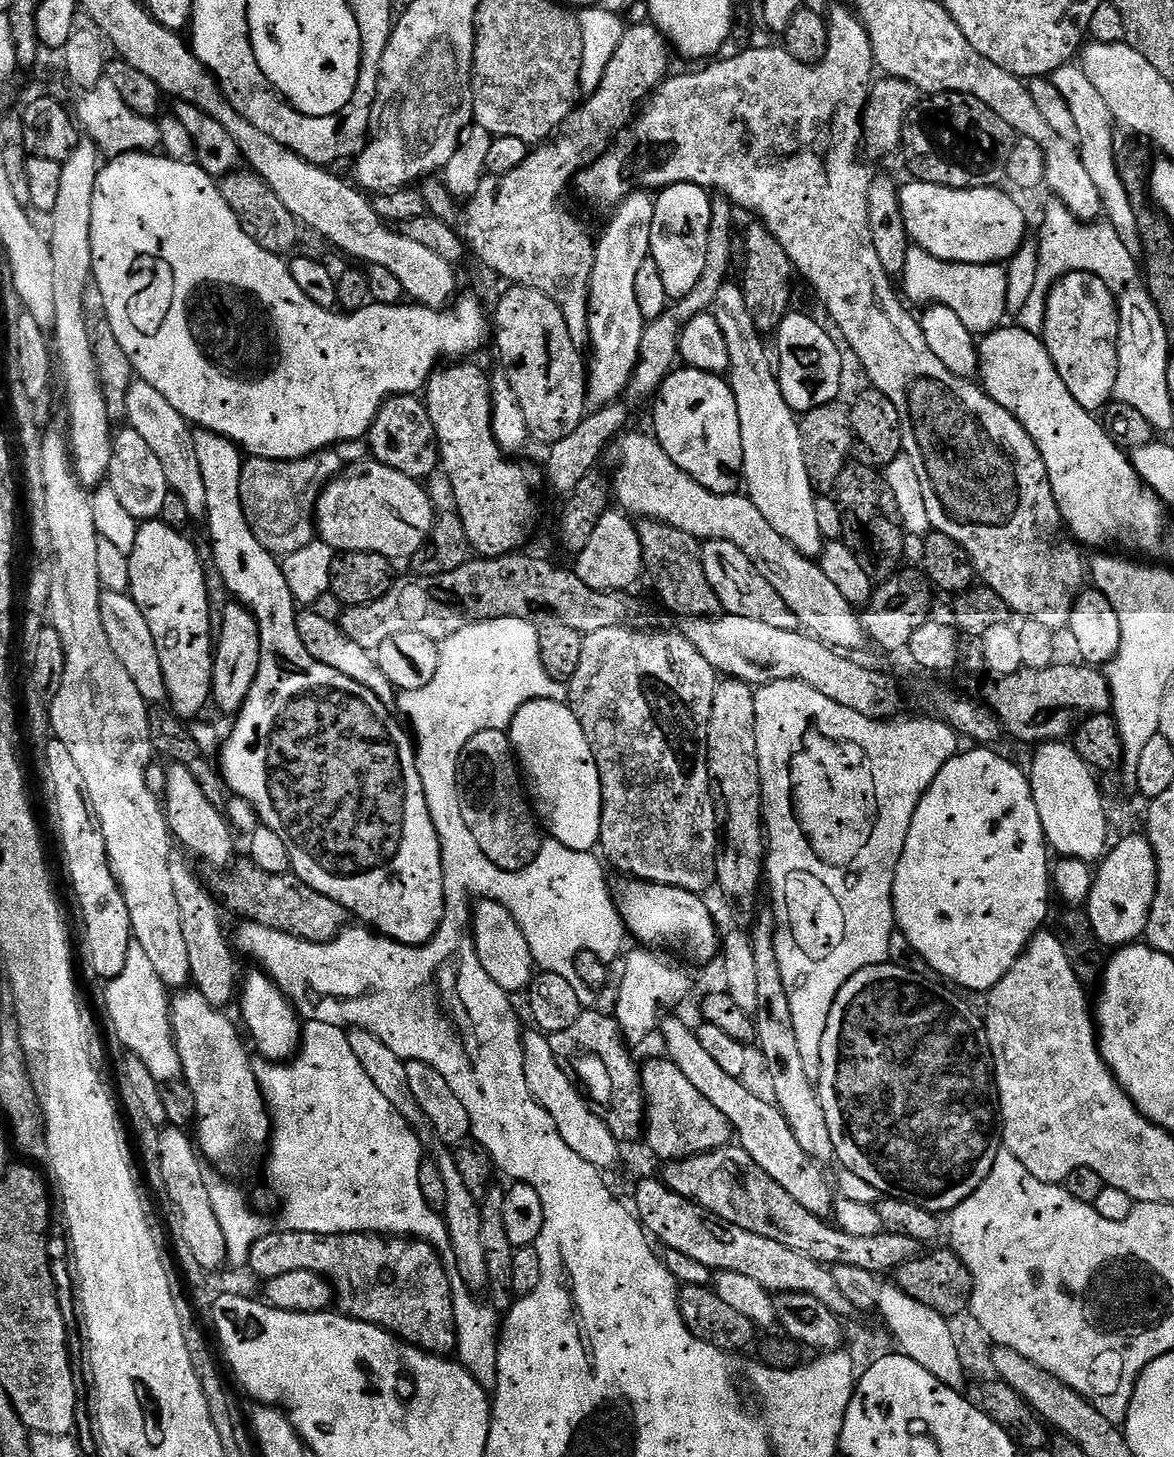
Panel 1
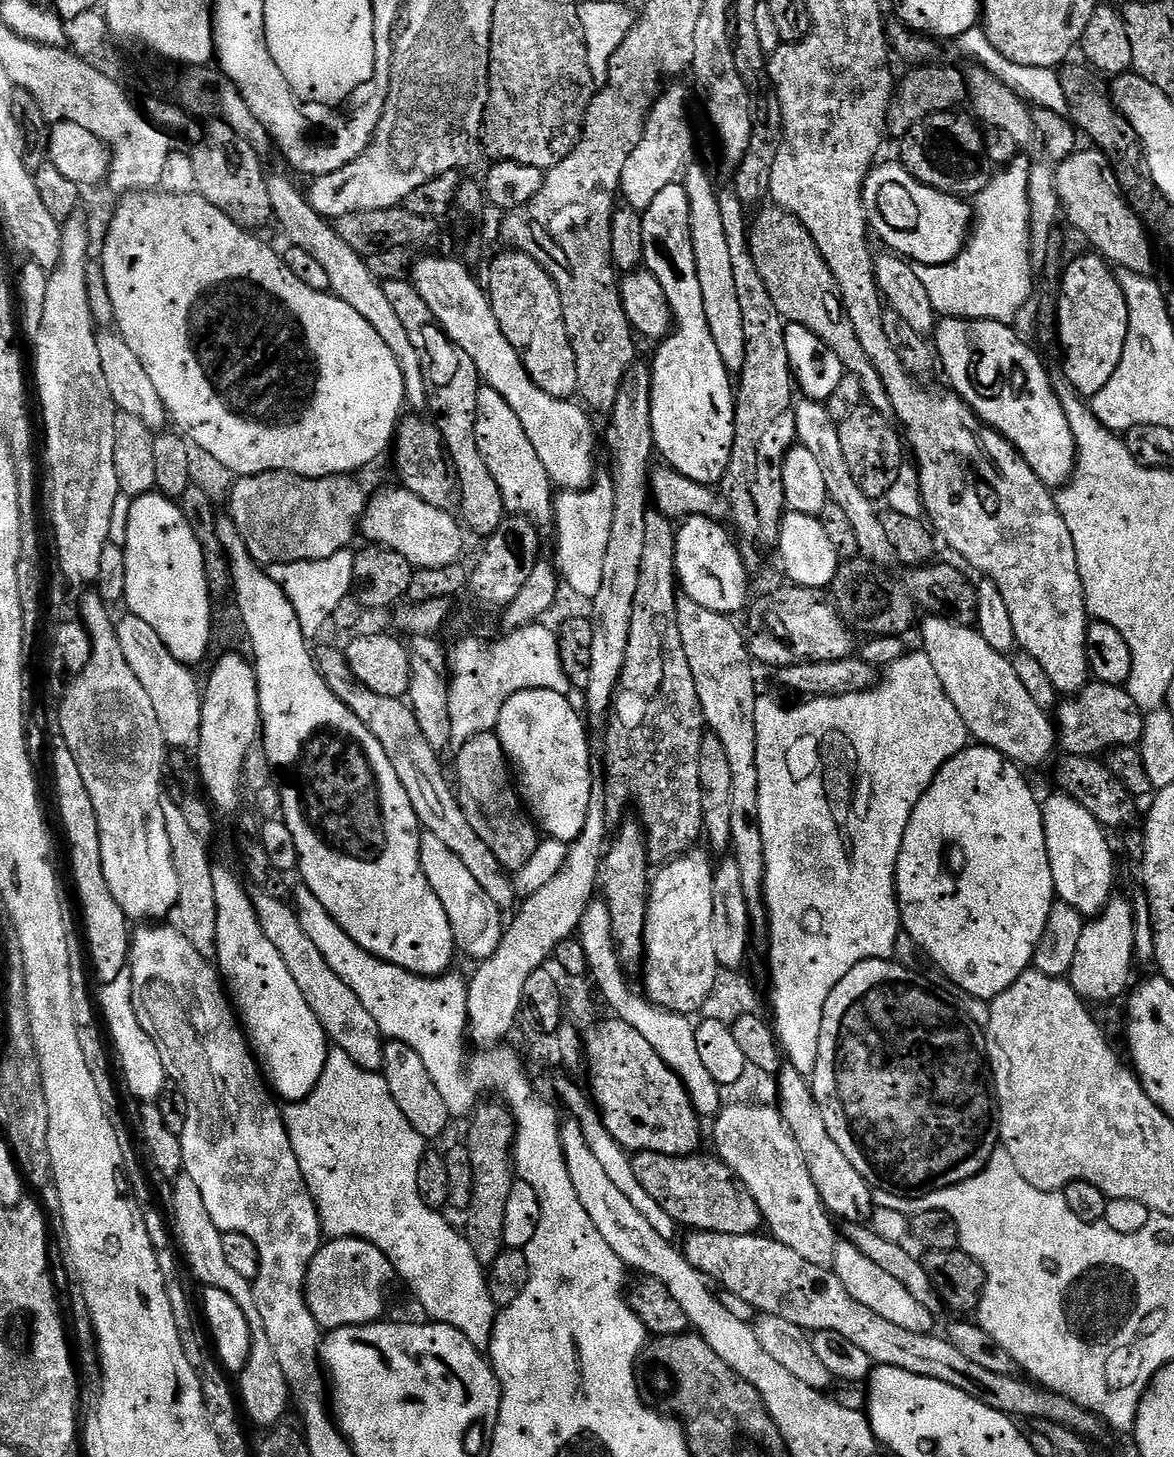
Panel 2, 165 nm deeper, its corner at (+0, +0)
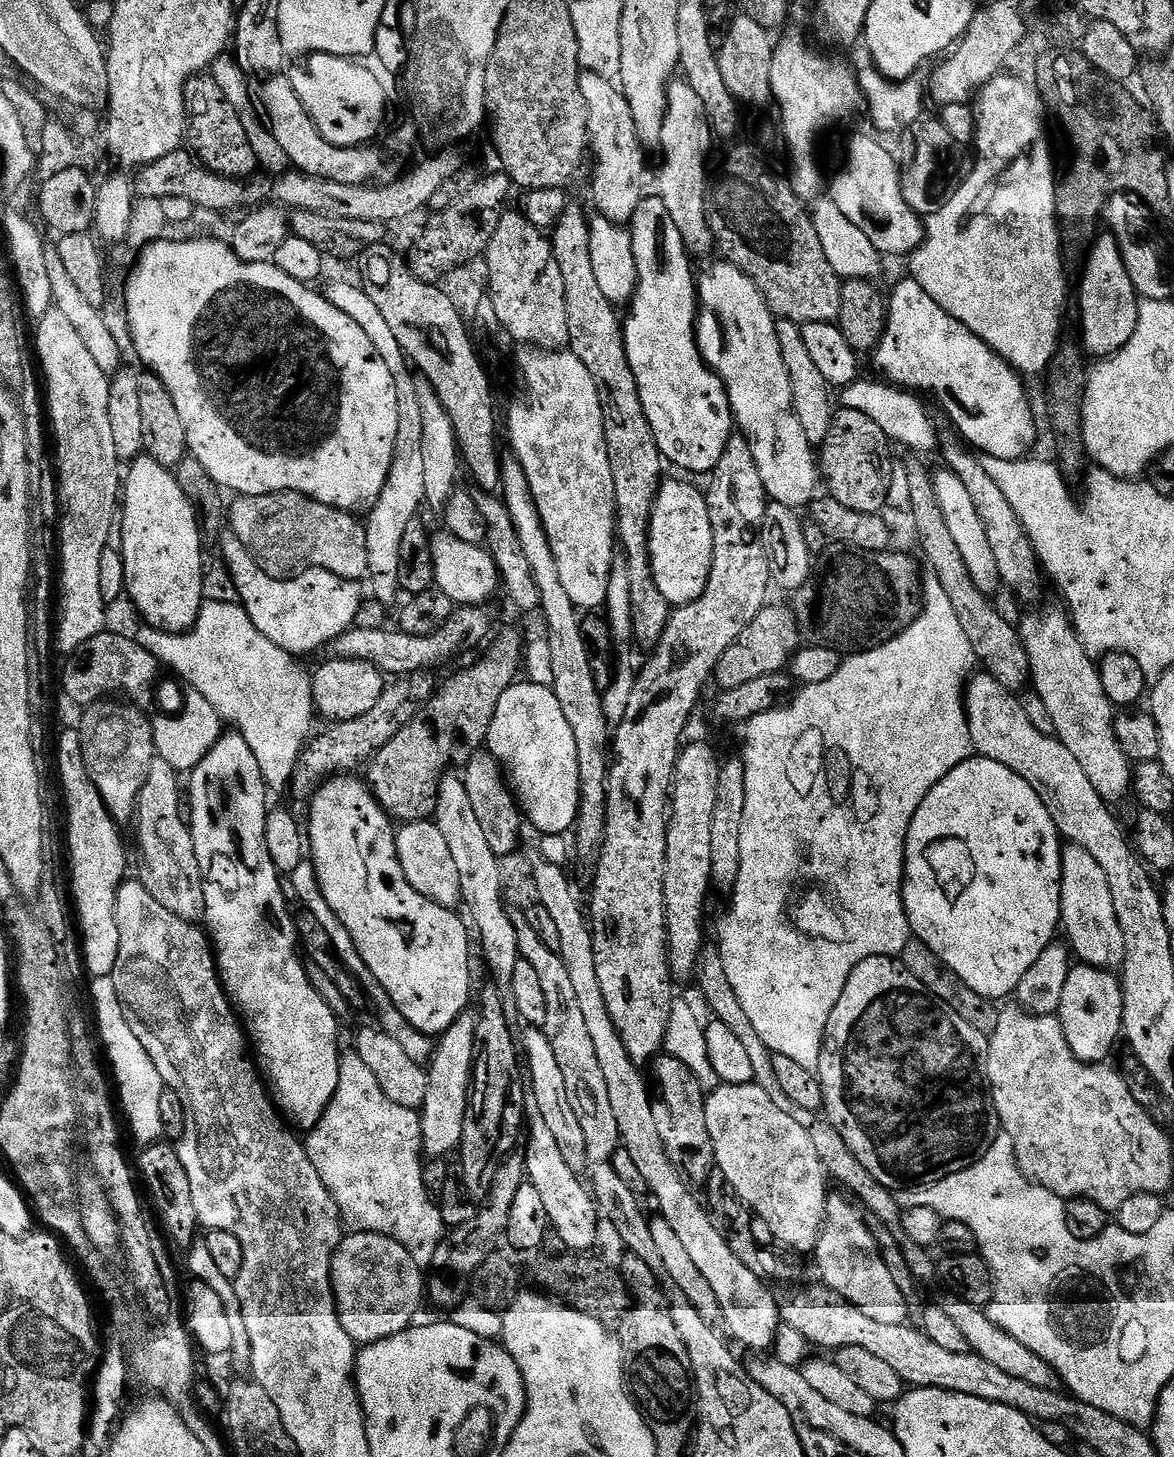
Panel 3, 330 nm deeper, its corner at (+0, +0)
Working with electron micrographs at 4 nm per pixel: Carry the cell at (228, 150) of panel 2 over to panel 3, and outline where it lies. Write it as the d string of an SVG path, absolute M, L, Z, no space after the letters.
M213 87L208 96L208 104L204 104L196 112L196 117L186 124L186 144L193 156L203 164L209 172L229 178L248 178L257 171L254 150L250 150L250 141L246 139L246 130L242 130L242 122L238 122L238 114L234 106L222 94L222 90Z

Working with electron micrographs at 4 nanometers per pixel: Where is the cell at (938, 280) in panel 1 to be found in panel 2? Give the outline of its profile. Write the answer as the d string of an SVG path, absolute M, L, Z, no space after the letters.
M1012 164L1005 172L997 171L980 195L974 200L974 227L965 244L949 264L913 263L914 274L918 274L922 286L926 286L926 294L930 294L930 302L937 313L944 318L961 320L1002 320L1012 319L1023 310L1032 296L1032 239L1030 238L1030 202L1028 194L1028 168L1024 164Z

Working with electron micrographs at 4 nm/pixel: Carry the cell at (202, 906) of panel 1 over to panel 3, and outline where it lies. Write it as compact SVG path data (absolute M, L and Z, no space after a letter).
M155 759L152 762L152 769L146 778L146 782L140 791L140 797L136 803L136 840L140 843L140 856L144 859L144 869L138 873L138 879L143 884L144 889L162 902L170 914L178 914L188 924L199 925L204 920L206 914L206 898L202 890L202 878L200 877L200 867L198 858L194 854L194 842L192 841L191 827L180 817L180 796L182 800L182 788L176 785L178 773L172 769L170 762L162 759Z

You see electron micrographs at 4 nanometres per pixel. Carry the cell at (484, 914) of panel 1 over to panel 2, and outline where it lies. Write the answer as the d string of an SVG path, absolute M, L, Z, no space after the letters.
M421 835L420 861L426 882L430 882L430 890L438 894L446 910L446 918L450 918L450 930L456 939L457 949L463 955L465 952L473 962L488 960L494 950L498 950L498 942L502 942L504 937L505 913L494 902L494 898L482 890L481 884L474 879L474 874L470 874L468 867L458 859L458 854L454 854L454 850L449 850L442 843L442 838Z

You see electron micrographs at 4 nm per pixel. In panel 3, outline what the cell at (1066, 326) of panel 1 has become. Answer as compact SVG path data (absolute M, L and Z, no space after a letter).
M1111 234L1097 235L1088 250L1088 261L1082 266L1084 277L1080 280L1080 324L1084 327L1084 348L1089 357L1107 358L1120 352L1134 338L1134 330L1138 326L1138 310L1140 300L1134 290L1134 282L1130 282L1130 274L1126 272L1126 262L1120 253L1120 244Z

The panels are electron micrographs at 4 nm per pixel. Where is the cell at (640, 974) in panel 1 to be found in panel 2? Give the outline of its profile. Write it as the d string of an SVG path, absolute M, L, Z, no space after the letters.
M693 850L685 852L677 860L669 860L651 877L648 892L648 914L644 931L644 988L642 992L656 1008L665 1008L671 1012L685 1014L699 1013L713 989L714 978L721 967L714 955L714 864L708 861L707 851Z

